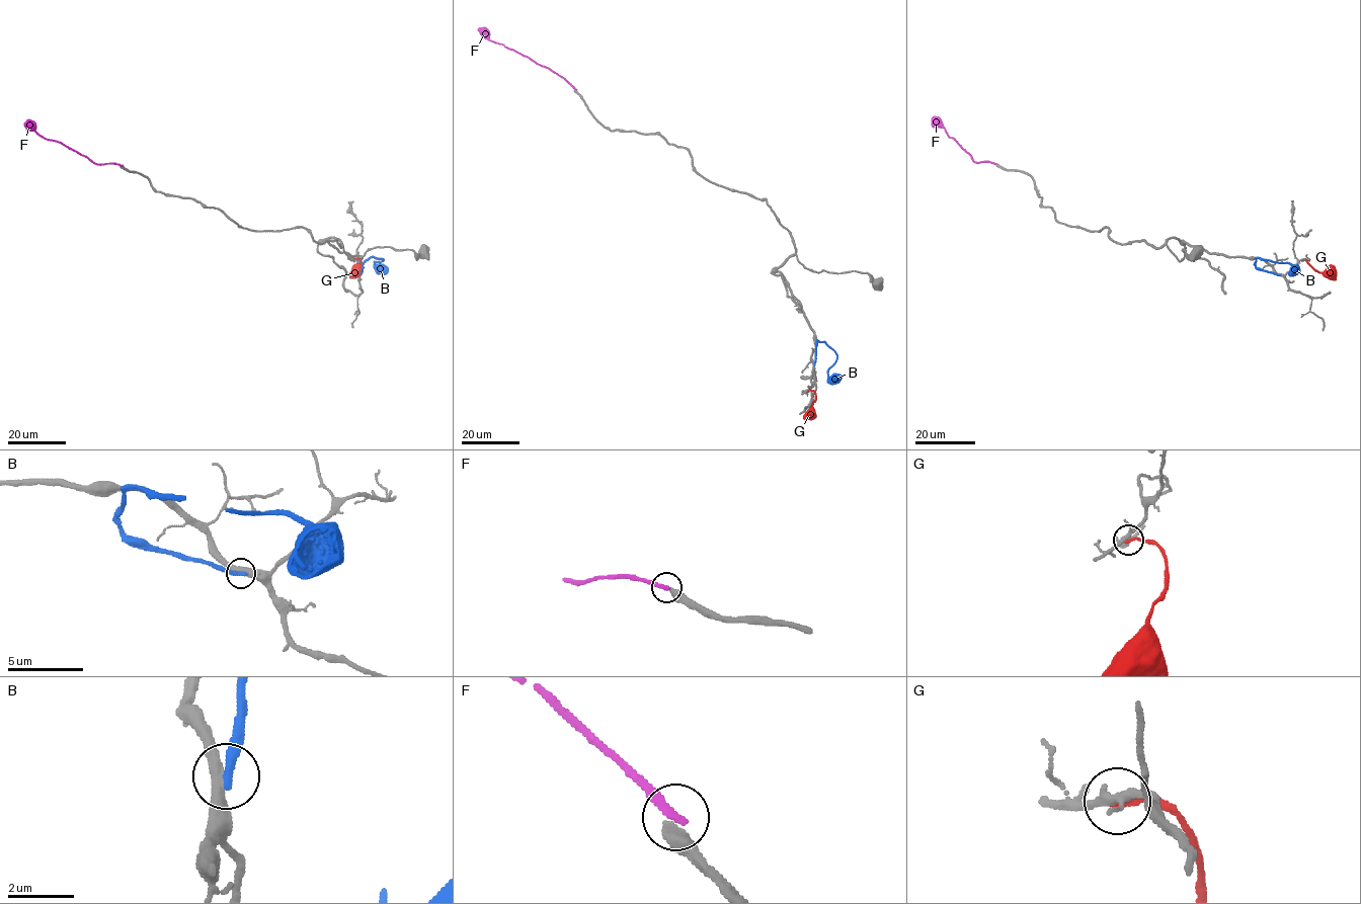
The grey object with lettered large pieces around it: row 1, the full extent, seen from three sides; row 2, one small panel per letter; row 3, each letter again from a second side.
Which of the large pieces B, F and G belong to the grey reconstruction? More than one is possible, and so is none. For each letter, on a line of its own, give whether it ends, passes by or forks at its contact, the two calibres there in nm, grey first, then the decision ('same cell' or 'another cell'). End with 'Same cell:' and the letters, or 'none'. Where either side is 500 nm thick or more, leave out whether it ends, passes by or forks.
B: it ends there; 380 nm thick on the grey side, 320 nm on the other; another cell
F: it ends there; 460 nm thick on the grey side, 320 nm on the other; another cell
G: it ends there; 220 nm thick on the grey side, 200 nm on the other; another cell
Same cell: none

